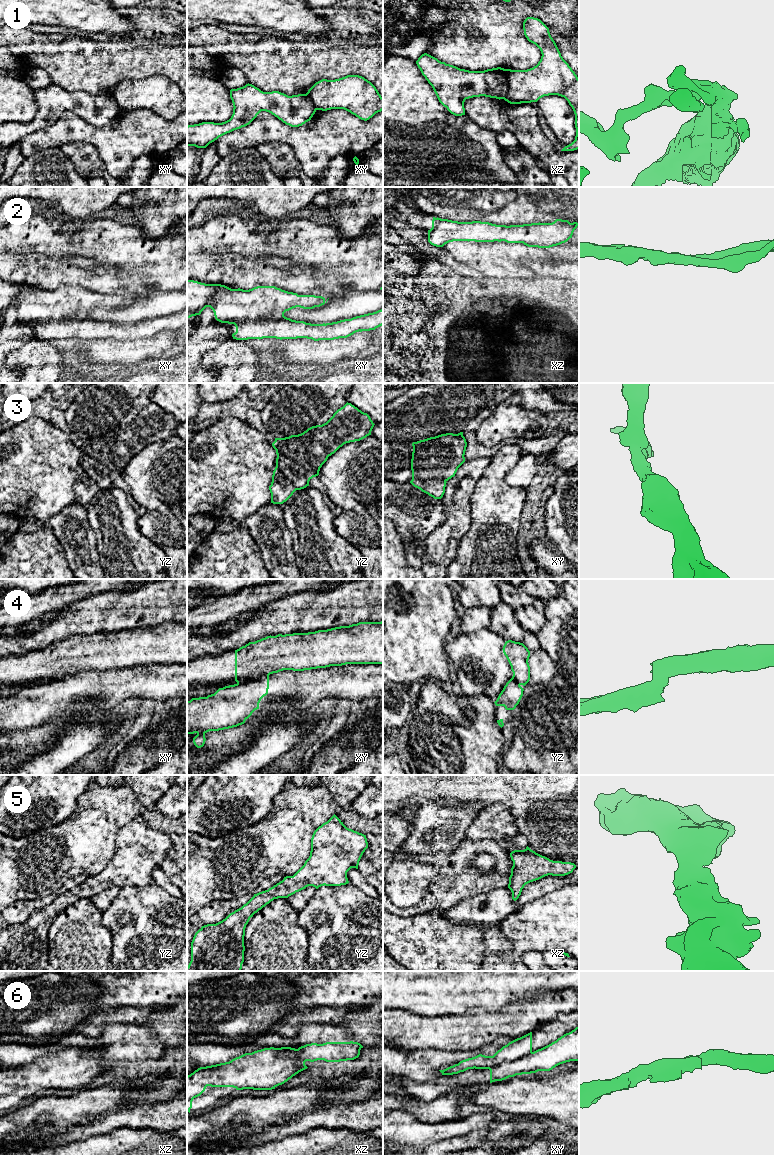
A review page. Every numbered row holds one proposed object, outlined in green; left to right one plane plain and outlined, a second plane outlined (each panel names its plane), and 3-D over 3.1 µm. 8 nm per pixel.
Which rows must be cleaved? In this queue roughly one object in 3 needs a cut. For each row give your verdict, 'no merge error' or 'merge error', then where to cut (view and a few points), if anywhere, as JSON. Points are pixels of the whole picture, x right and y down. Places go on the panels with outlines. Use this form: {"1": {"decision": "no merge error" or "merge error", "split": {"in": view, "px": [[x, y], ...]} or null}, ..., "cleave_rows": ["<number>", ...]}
{"1": {"decision": "merge error", "split": {"in": "xz", "px": [[505, 69], [507, 92], [503, 98]]}}, "2": {"decision": "no merge error", "split": null}, "3": {"decision": "no merge error", "split": null}, "4": {"decision": "merge error", "split": {"in": "xy", "px": [[268, 674], [237, 683]]}}, "5": {"decision": "no merge error", "split": null}, "6": {"decision": "merge error", "split": {"in": "xy", "px": [[532, 1052], [513, 1060], [504, 1060], [489, 1069]]}}, "cleave_rows": ["1", "4", "6"]}

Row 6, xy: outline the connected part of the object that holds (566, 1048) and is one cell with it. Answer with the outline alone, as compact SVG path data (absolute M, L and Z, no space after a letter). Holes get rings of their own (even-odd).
M579 1026L525 1057L514 1061L504 1061L490 1068L490 1083L516 1075L550 1071L570 1061L579 1061Z

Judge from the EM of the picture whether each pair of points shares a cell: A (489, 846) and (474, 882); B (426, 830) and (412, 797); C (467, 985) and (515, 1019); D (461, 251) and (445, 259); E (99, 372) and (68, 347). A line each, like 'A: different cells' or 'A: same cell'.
A: same cell
B: different cells
C: different cells
D: different cells
E: same cell

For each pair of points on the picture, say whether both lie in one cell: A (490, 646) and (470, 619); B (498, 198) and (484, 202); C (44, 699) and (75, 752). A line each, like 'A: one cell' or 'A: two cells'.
A: two cells
B: one cell
C: two cells

